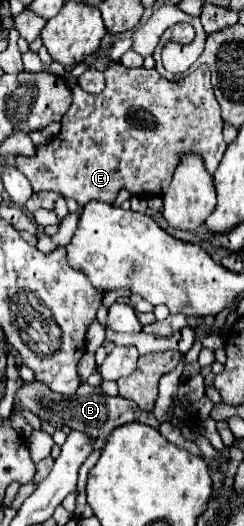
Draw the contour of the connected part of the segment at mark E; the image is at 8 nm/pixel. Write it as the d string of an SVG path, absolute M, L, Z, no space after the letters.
M112 64L104 74L106 88L100 94L88 94L80 86L72 90L74 102L64 114L62 130L54 140L38 144L32 156L16 158L16 168L30 180L34 192L56 190L64 198L74 198L78 206L84 206L90 200L112 204L122 188L130 190L134 196L162 196L172 182L182 152L202 154L208 172L216 172L226 144L222 138L220 106L214 98L206 64L200 64L192 74L174 82L162 78L156 70L124 68L122 64Z

